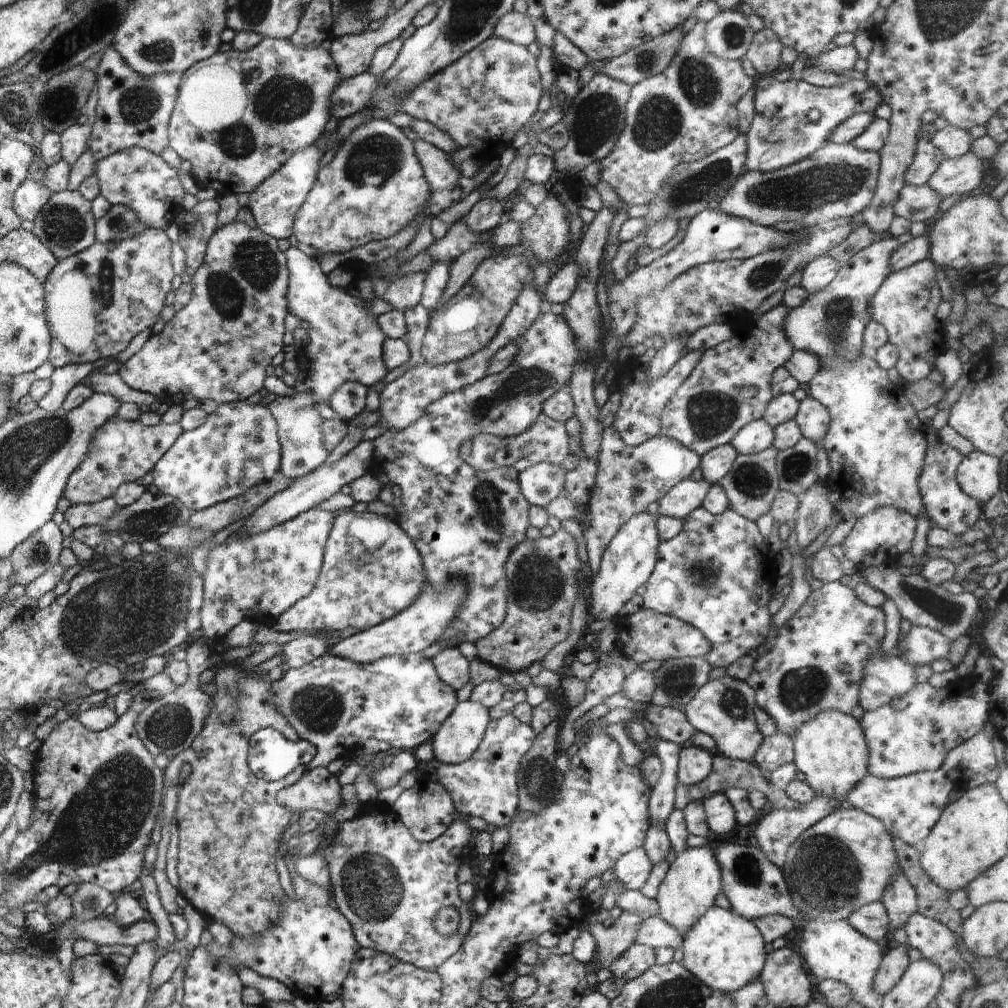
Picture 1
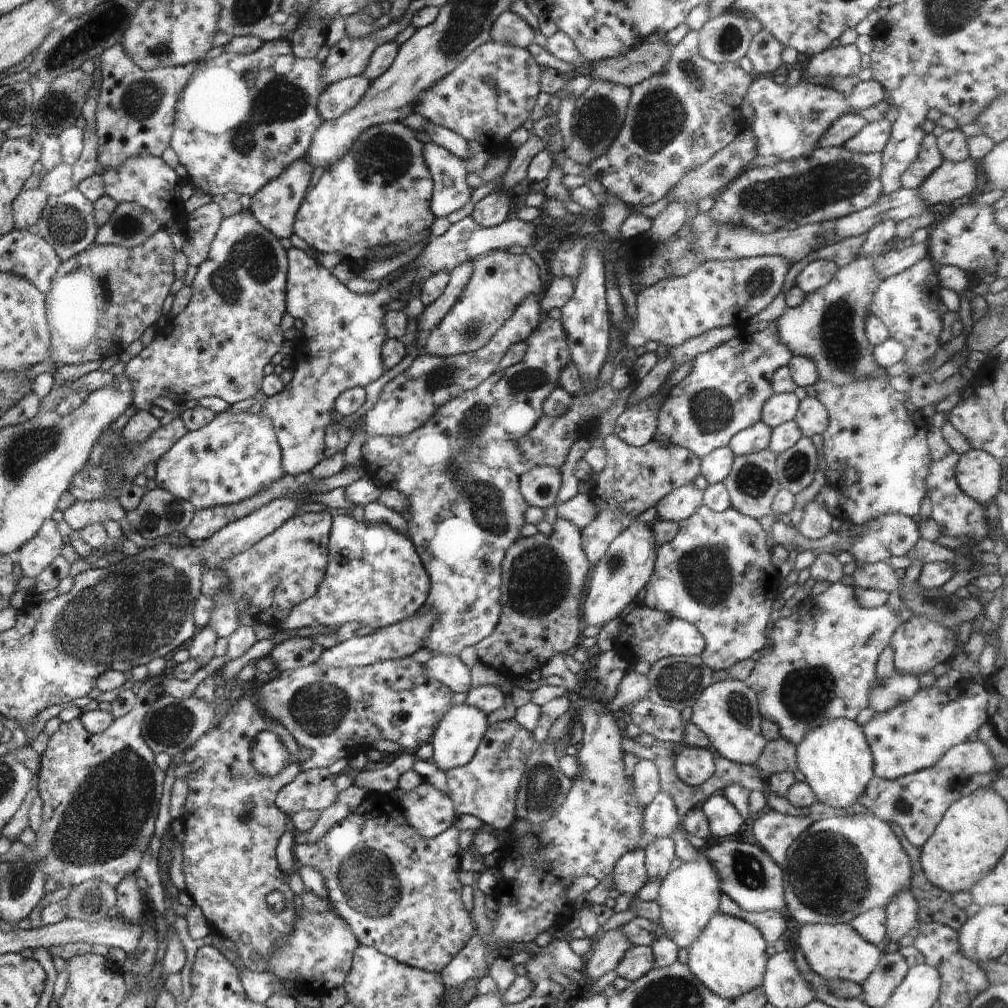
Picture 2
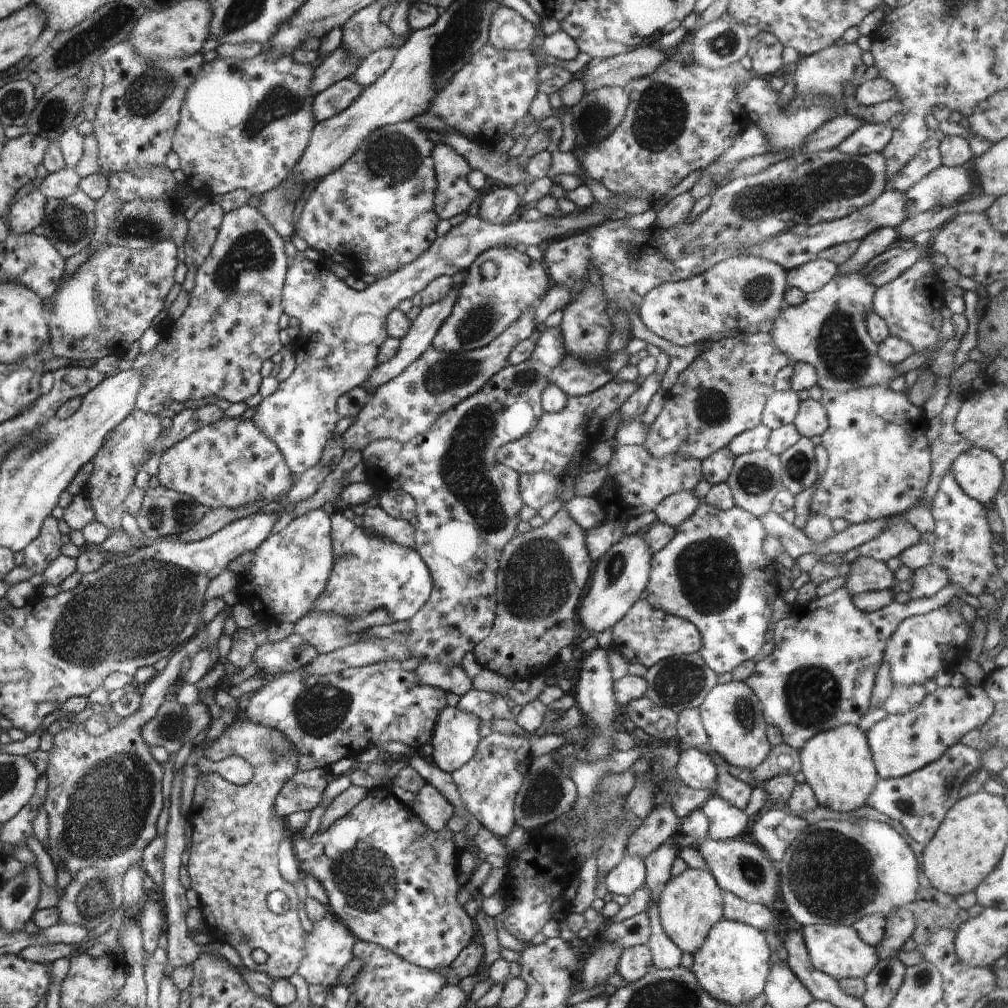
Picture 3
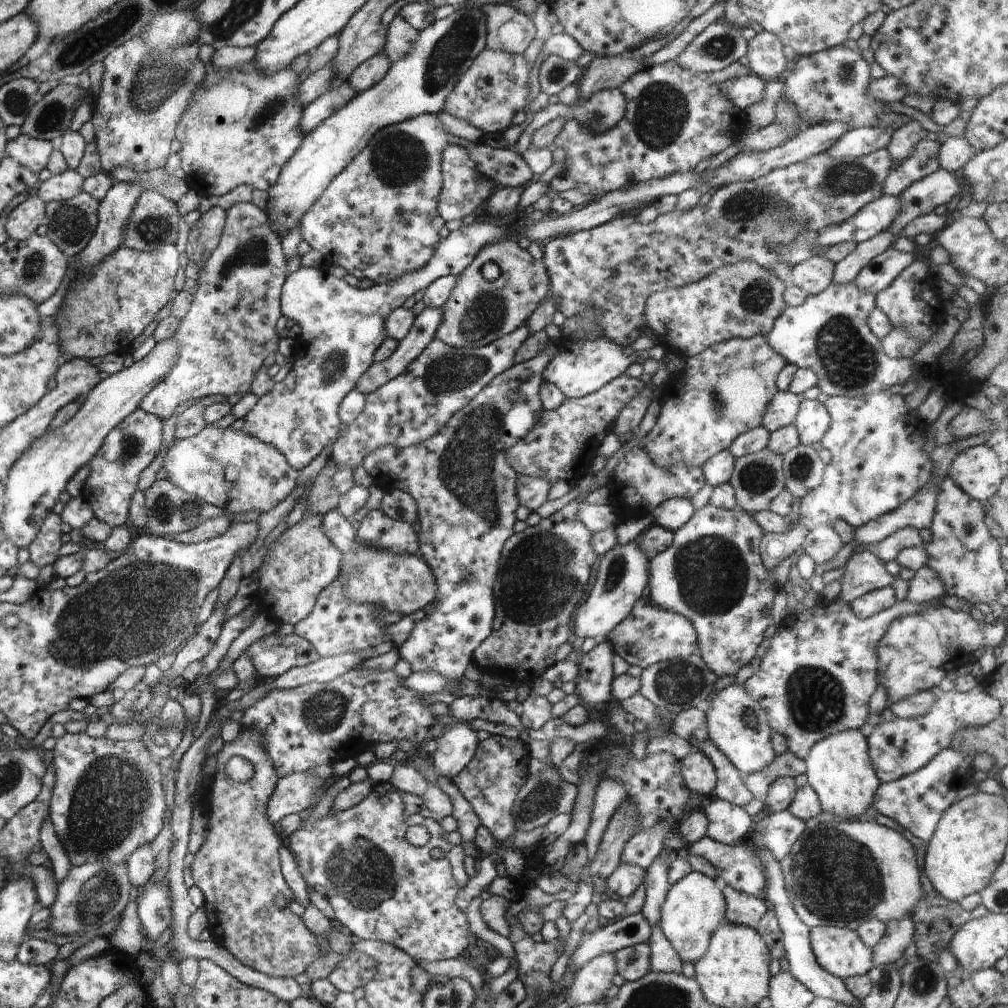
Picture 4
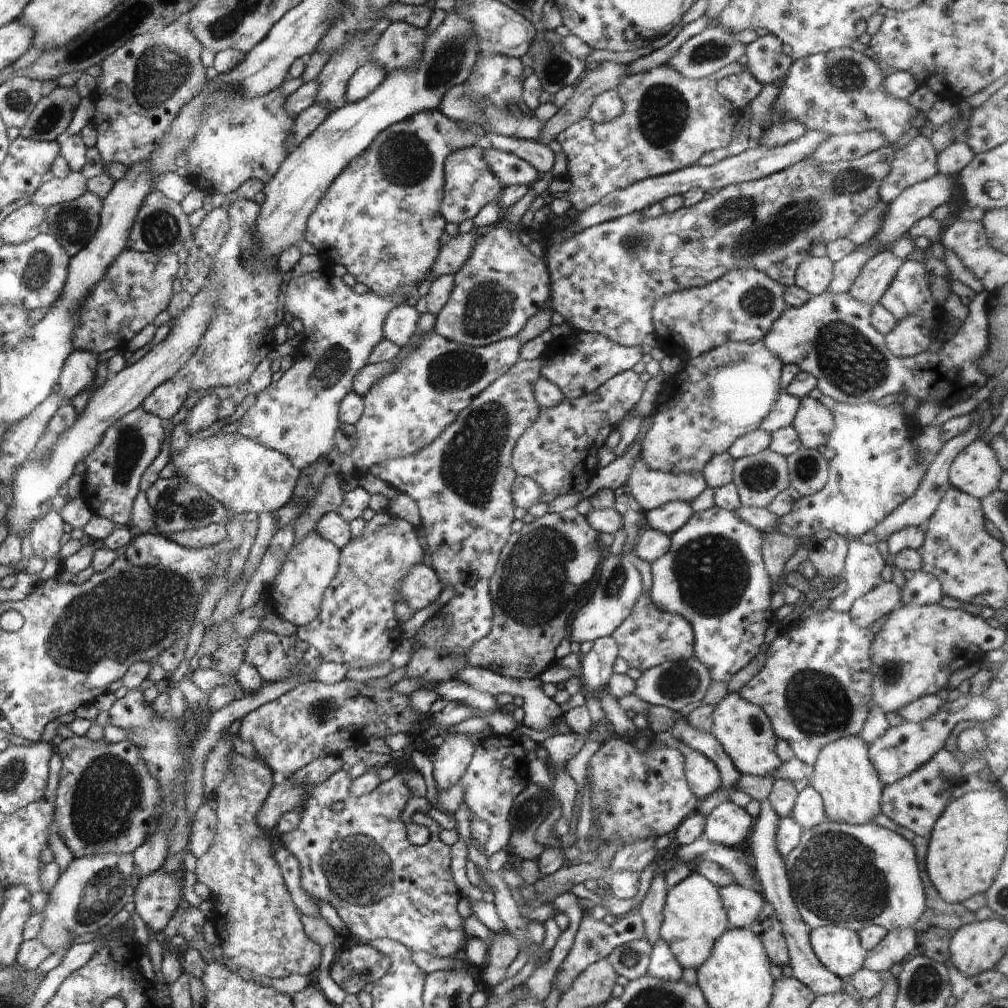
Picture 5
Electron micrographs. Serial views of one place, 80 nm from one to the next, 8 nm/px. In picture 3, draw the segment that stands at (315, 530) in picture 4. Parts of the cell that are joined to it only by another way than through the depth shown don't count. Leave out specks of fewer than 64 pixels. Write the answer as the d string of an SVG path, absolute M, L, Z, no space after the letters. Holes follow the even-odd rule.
M323 508L312 510L290 522L280 532L270 535L256 550L254 559L242 574L254 578L244 582L242 592L248 598L258 598L260 602L274 606L274 620L280 620L286 606L286 622L297 623L314 606L334 568L330 514Z

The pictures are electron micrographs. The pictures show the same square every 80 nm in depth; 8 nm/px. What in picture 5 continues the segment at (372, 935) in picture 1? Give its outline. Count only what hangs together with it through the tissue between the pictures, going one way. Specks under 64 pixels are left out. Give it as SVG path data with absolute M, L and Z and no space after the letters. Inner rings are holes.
M397 769L396 774L390 778L390 780L382 781L375 789L372 789L369 793L362 796L355 797L351 795L351 776L346 770L336 770L328 780L319 782L317 785L313 785L311 788L306 788L308 793L302 799L301 806L298 806L299 821L298 824L286 834L283 834L282 840L284 840L285 847L290 854L293 854L299 862L301 868L301 883L302 888L308 893L310 898L313 898L318 903L328 903L333 906L333 909L339 914L339 917L344 921L347 929L353 934L355 941L367 943L377 938L387 938L399 943L402 943L412 953L418 951L426 951L441 957L454 958L462 955L464 944L467 940L464 931L463 924L464 919L457 911L457 904L461 901L462 892L459 890L458 885L455 883L450 863L451 863L451 846L446 845L440 840L439 834L441 826L431 817L424 813L414 813L412 822L418 824L418 826L426 826L430 832L429 840L424 845L414 845L408 841L408 835L406 825L400 814L404 810L404 806L411 798L412 794L408 788L406 777L404 773L401 773L400 769ZM338 801L344 802L343 810L340 812L333 812L332 805Z

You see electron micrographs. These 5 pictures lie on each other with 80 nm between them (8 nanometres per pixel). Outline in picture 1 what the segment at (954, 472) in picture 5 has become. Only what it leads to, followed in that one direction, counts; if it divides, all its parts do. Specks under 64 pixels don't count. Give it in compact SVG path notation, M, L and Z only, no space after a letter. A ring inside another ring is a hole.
M973 451L958 466L957 482L964 494L981 505L988 503L999 493L999 459Z

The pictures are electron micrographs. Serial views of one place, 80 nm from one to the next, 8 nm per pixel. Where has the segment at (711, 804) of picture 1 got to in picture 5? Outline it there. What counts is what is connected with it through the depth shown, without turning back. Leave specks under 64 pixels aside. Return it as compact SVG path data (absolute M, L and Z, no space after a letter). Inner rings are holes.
M728 800L717 806L706 817L705 827L700 837L734 849L748 836L748 832L753 828L753 820L745 807Z

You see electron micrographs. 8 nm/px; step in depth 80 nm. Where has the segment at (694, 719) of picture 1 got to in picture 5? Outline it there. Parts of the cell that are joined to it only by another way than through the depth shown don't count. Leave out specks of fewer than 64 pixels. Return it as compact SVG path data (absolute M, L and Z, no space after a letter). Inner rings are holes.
M732 693L716 704L713 710L711 733L730 755L741 775L768 777L782 764L775 751L777 736L766 713L755 704L745 701L739 693Z

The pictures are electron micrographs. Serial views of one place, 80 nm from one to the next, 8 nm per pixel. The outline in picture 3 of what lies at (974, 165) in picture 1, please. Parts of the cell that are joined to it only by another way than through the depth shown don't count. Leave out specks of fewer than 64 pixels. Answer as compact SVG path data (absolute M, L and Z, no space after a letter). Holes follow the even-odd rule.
M940 165L905 192L908 214L910 216L917 215L926 211L932 211L934 206L945 207L948 204L957 204L960 197L970 190L971 174L969 166L948 168Z

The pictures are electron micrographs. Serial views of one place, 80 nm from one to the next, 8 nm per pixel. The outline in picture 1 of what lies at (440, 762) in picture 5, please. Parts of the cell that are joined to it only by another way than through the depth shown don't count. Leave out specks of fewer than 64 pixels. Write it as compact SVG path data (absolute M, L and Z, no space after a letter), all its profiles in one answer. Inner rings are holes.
M458 702L431 741L435 759L452 765L466 761L478 749L490 720L489 709L480 702Z

